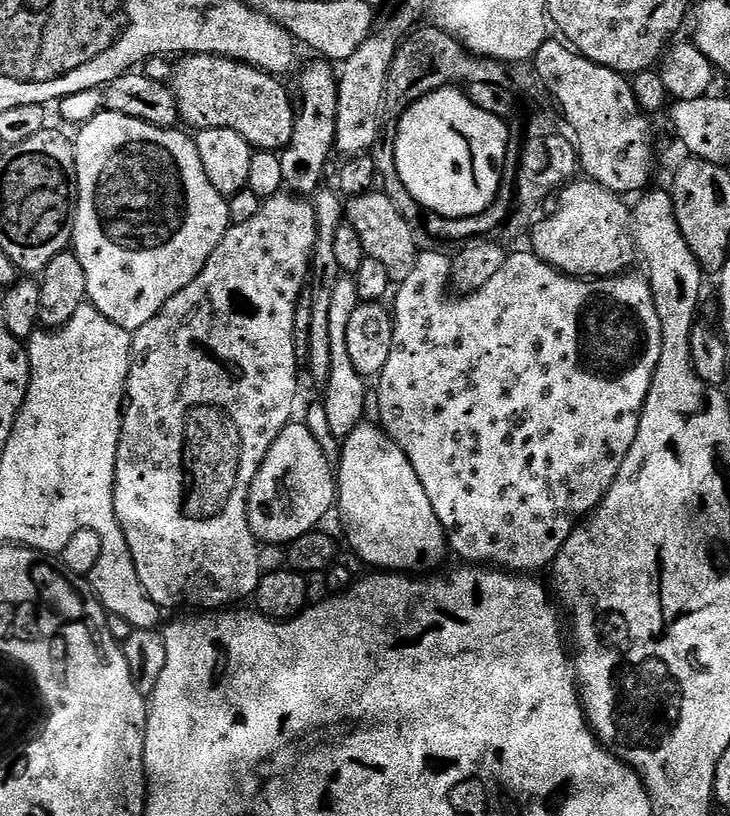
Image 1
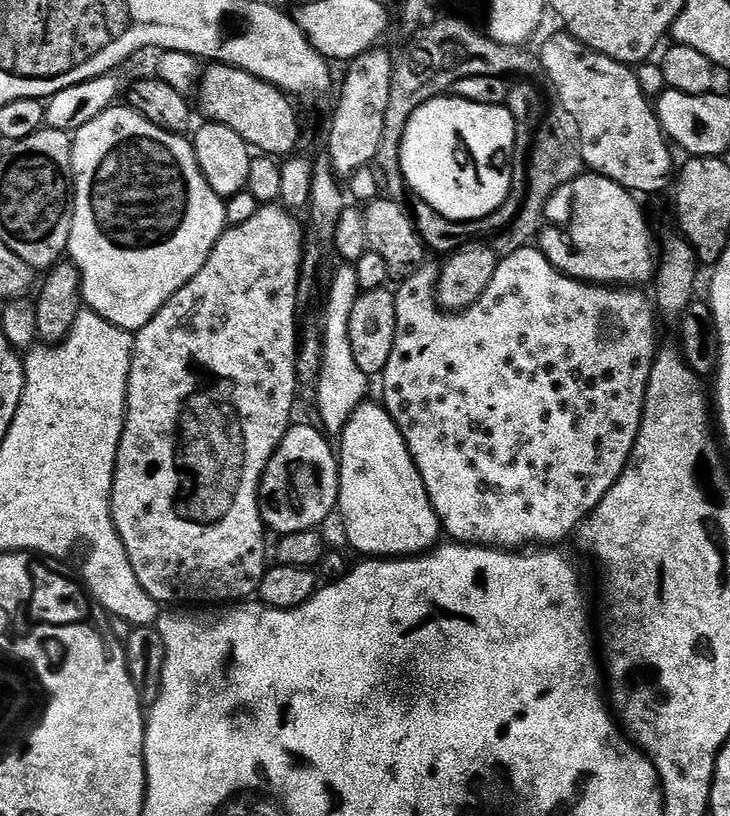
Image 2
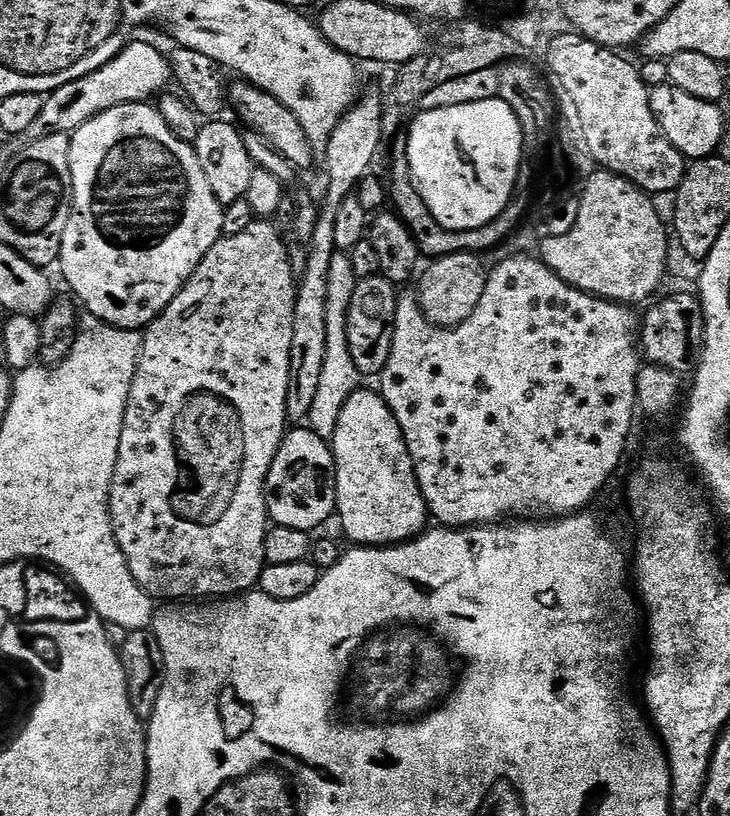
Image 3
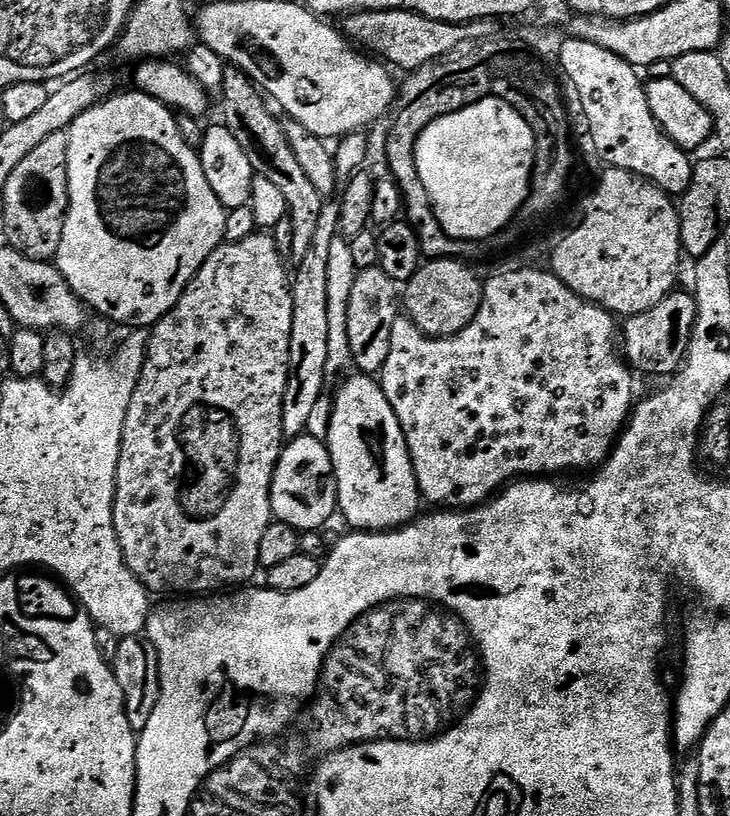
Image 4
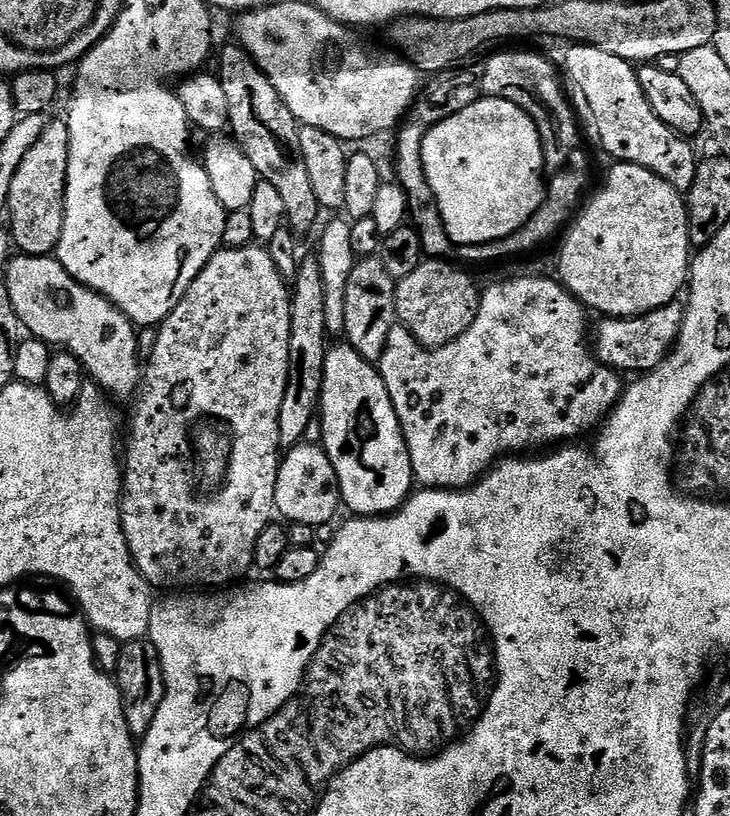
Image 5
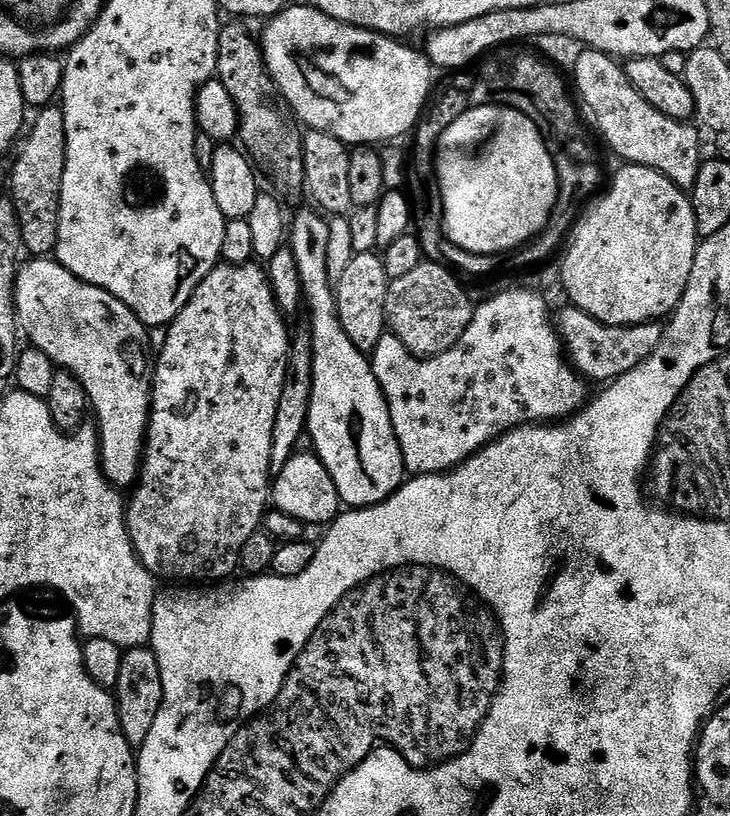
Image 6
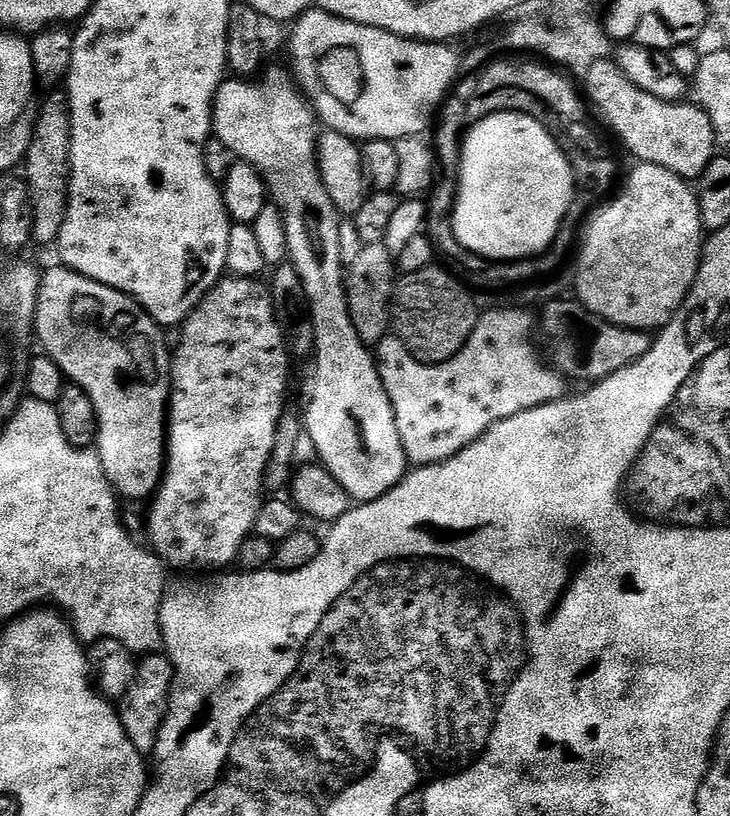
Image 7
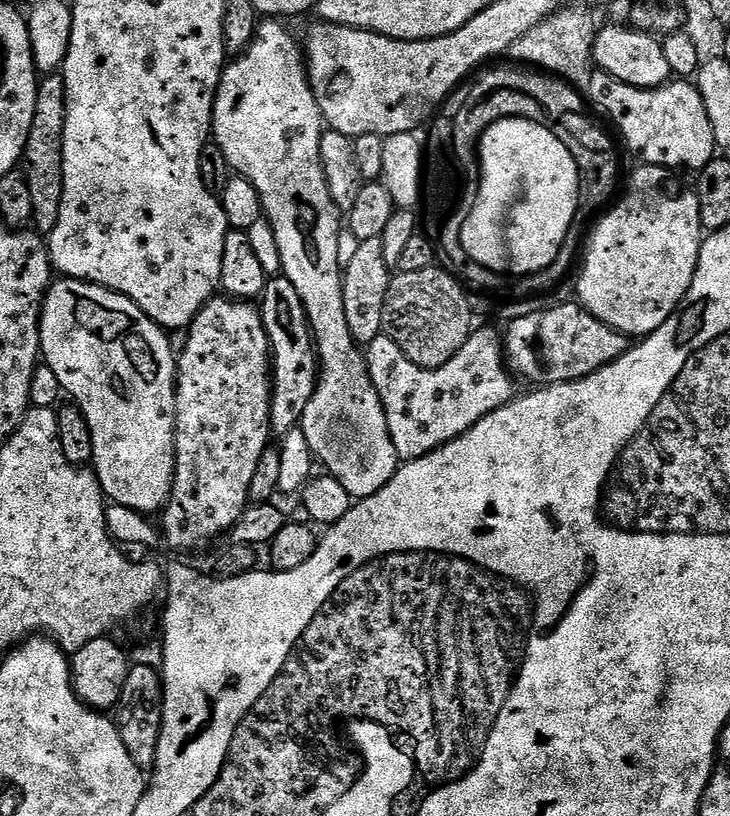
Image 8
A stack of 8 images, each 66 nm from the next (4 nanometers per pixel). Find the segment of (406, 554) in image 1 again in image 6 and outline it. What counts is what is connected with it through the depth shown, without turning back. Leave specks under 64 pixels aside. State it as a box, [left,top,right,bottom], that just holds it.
[290,211,406,509]

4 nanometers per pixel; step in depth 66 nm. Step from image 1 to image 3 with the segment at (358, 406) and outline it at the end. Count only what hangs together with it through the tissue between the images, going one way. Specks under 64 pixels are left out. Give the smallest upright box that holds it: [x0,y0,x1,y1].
[307,252,362,441]

